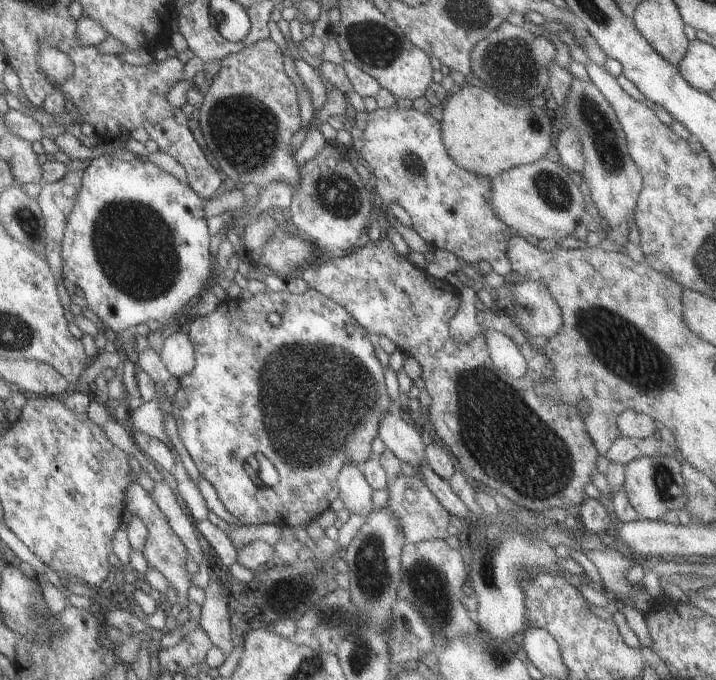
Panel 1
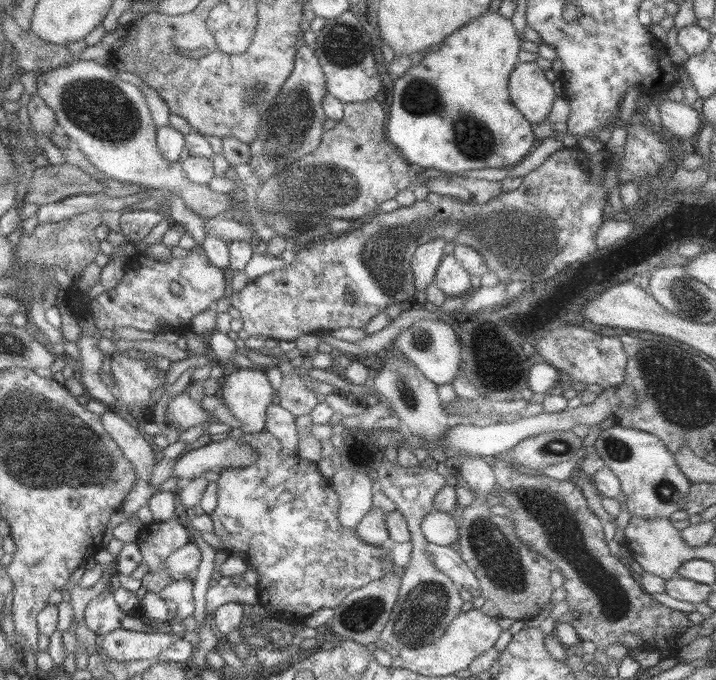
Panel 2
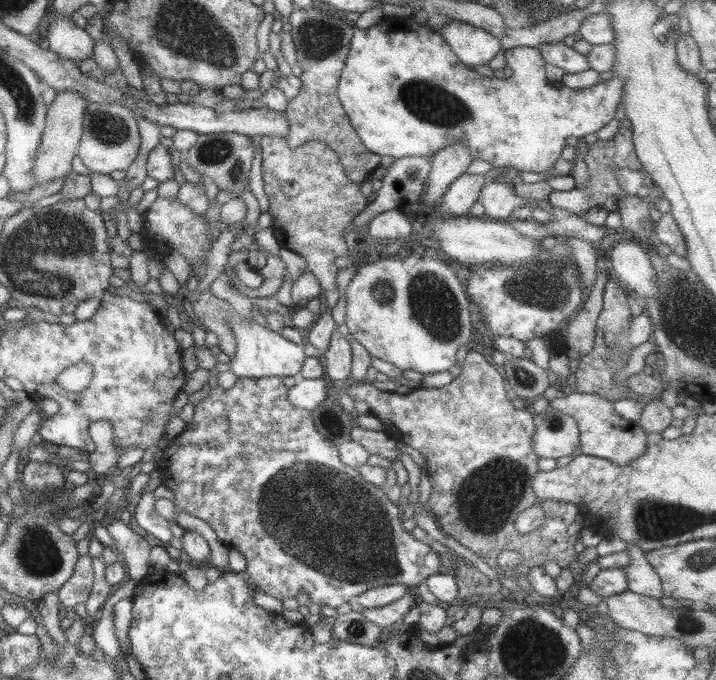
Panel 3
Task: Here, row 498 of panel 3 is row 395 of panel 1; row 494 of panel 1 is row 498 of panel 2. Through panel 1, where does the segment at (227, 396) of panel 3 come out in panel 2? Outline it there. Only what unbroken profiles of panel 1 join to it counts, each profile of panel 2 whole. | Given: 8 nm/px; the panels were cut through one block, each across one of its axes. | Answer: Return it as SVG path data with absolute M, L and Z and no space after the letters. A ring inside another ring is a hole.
M265 431L243 434L239 437L239 440L241 440L245 446L249 446L249 448L257 454L257 457L255 457L255 463L251 463L251 465L247 467L233 468L219 473L218 479L215 481L217 484L217 503L215 509L209 513L210 519L212 520L211 533L216 535L222 544L222 548L219 550L223 550L227 556L239 556L239 558L243 559L249 565L249 568L255 570L255 574L258 576L258 583L255 586L258 592L257 604L266 609L271 616L275 619L293 624L302 622L303 618L311 614L314 610L335 608L347 594L353 592L356 588L361 588L361 586L367 584L367 582L381 578L381 575L396 571L395 566L391 562L385 561L385 557L386 559L391 559L391 556L382 546L375 547L373 545L367 545L363 543L363 541L359 541L355 530L343 529L343 526L340 526L338 518L336 517L336 512L338 511L338 496L335 494L335 491L333 491L333 488L331 488L329 479L324 478L318 472L315 463L302 460L297 455L287 457L287 459L281 459L281 457L279 457L279 450L281 450L279 441Z

